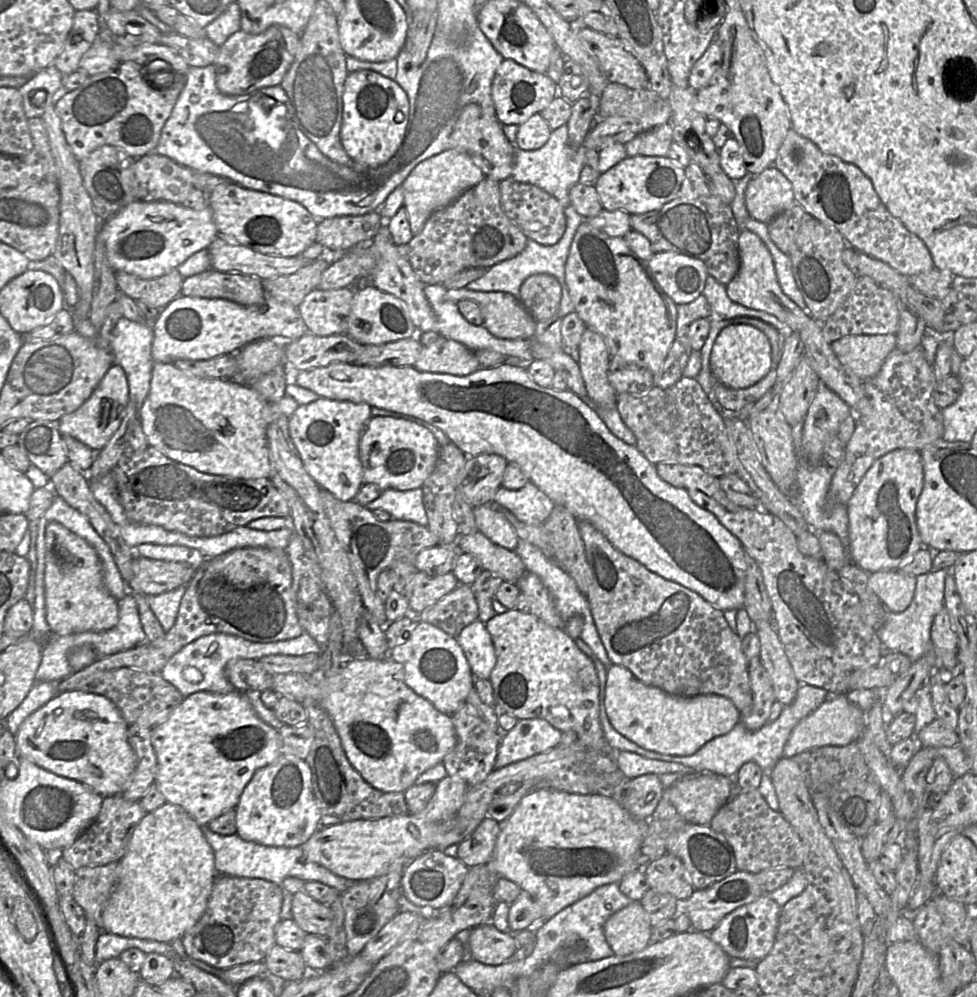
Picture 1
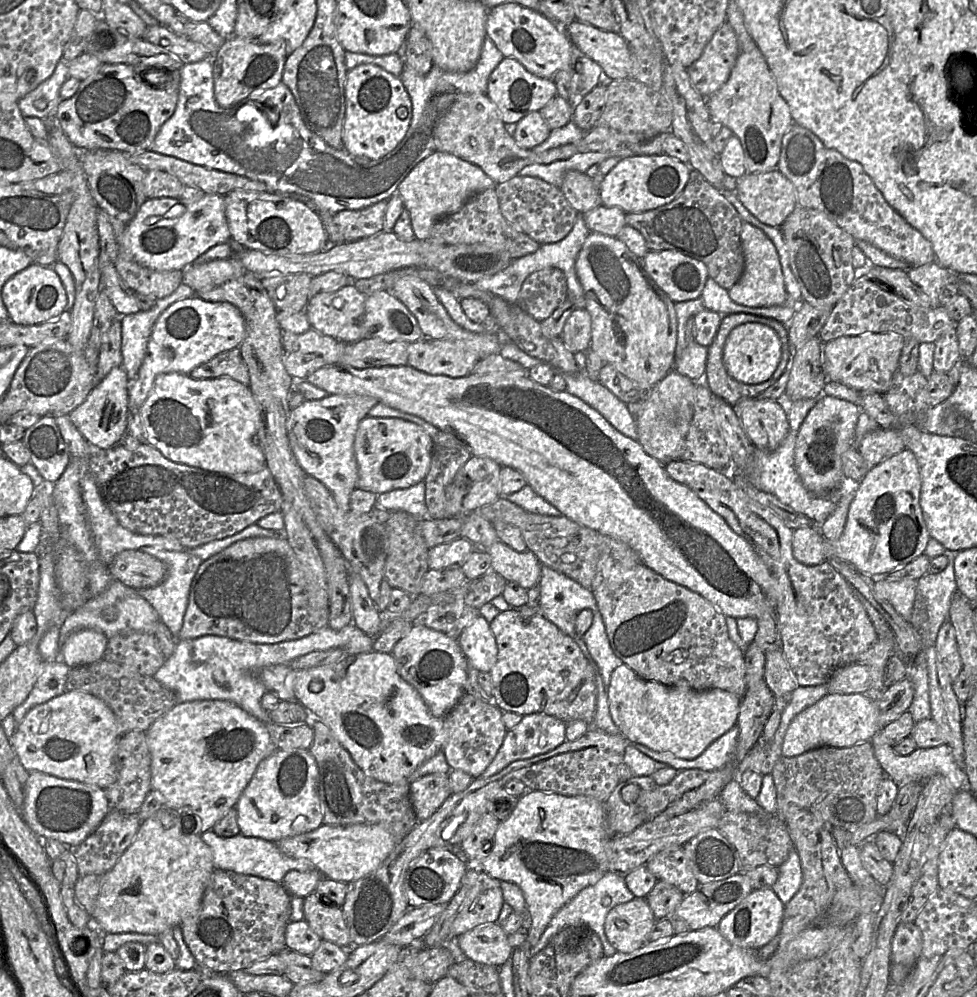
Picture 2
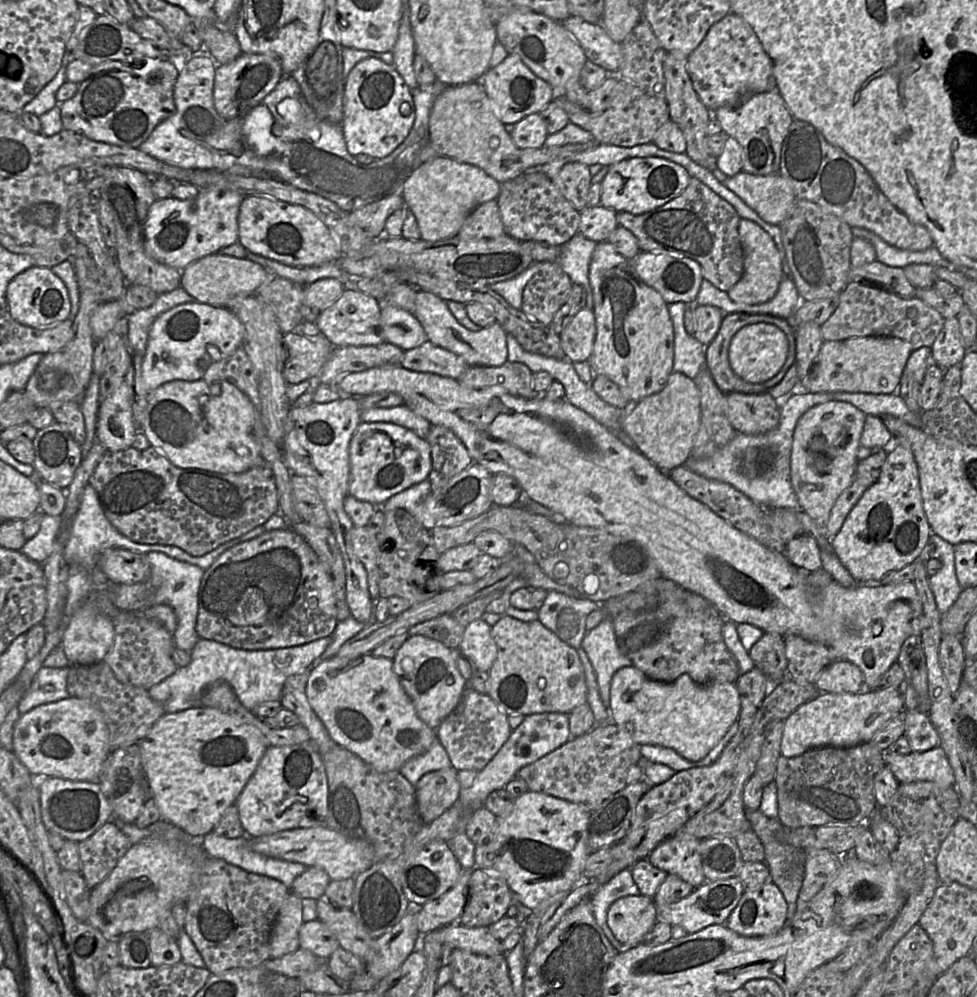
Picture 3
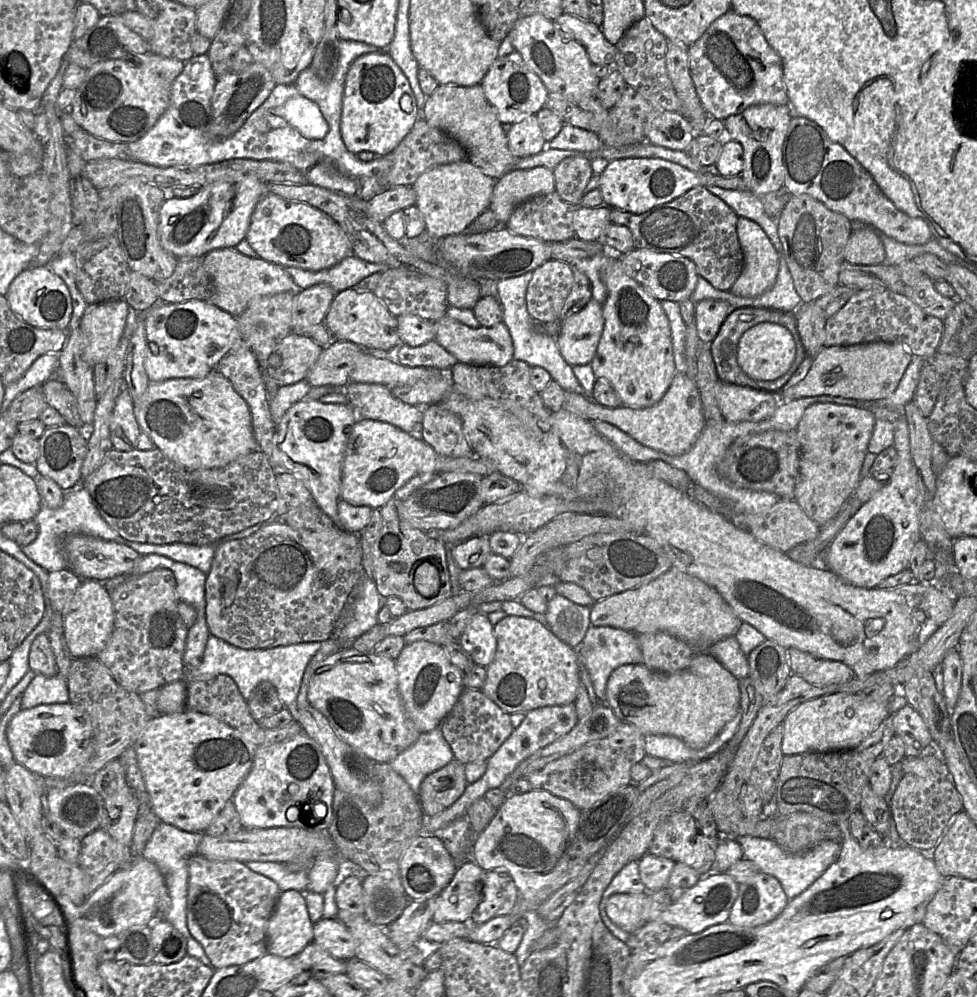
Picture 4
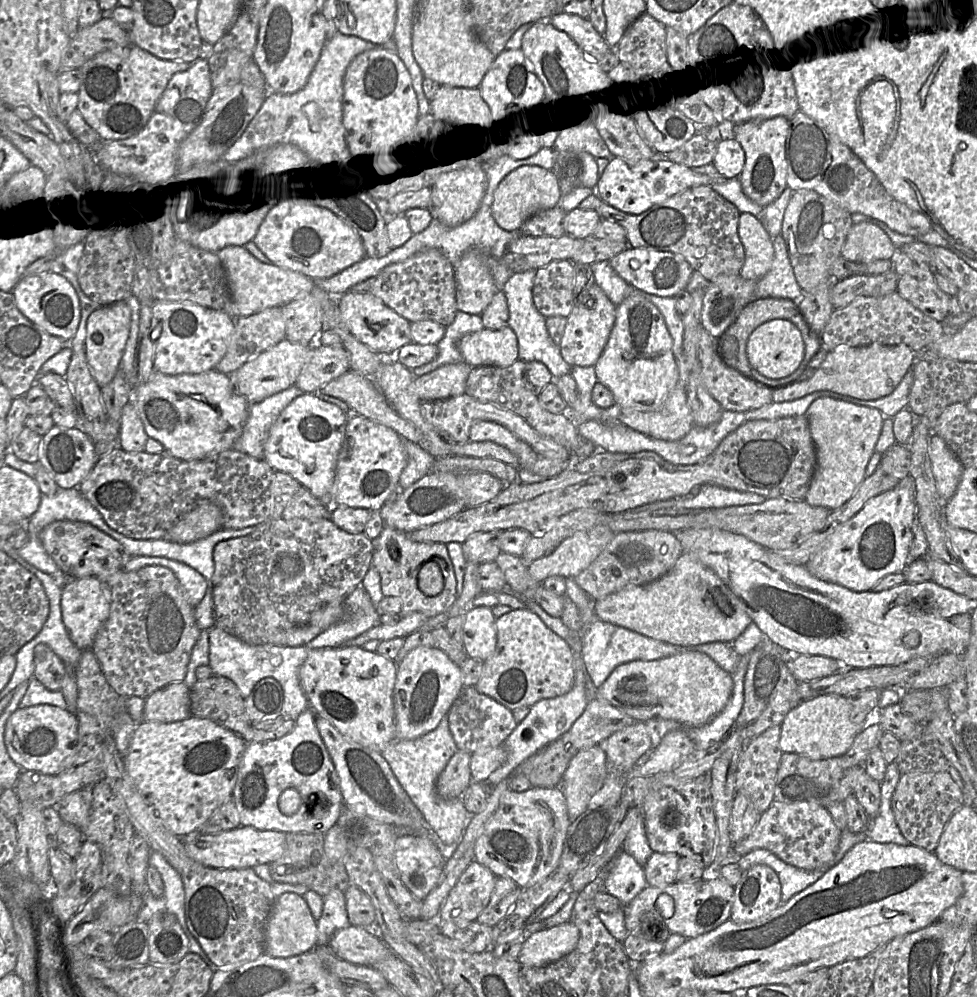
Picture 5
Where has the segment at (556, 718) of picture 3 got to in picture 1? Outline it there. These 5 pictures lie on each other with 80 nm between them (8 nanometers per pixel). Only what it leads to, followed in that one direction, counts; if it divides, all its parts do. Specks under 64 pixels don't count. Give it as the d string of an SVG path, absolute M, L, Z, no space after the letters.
M520 719L517 721L513 729L503 733L494 769L499 769L512 763L530 758L539 753L549 751L560 744L561 737L562 732L554 728L544 719Z

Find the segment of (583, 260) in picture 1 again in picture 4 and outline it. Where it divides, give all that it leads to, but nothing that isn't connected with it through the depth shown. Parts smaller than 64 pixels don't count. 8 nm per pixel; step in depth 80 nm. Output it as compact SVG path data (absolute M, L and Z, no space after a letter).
M610 253L602 267L602 281L607 290L602 304L604 328L590 362L593 373L611 384L623 405L653 406L662 399L677 372L669 320L660 300L625 273L619 255Z

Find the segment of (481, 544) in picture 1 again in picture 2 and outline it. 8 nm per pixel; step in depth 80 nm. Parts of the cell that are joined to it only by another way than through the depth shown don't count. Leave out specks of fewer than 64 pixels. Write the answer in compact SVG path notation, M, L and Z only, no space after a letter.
M497 541L483 549L491 558L492 570L506 581L530 589L537 587L542 564L531 551L518 552Z

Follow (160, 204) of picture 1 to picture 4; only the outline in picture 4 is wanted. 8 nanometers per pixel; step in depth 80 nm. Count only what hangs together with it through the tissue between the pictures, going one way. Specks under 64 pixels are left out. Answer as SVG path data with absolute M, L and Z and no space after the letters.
M245 176L217 181L190 198L166 199L159 213L161 244L177 258L203 257L216 249L235 247L245 239L256 205L268 194L267 182Z

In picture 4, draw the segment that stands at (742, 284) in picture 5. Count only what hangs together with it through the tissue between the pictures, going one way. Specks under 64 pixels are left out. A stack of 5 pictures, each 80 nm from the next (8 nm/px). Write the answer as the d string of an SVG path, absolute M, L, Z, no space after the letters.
M704 299L696 303L694 323L704 344L710 344L718 334L726 317L734 309L723 300Z

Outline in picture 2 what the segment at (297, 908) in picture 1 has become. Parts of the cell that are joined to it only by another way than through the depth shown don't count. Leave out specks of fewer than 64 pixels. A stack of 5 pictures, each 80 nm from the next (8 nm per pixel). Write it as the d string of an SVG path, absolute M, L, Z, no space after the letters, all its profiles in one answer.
M312 893L304 898L303 913L304 920L322 940L330 941L342 949L352 949L341 907L324 904L318 894Z

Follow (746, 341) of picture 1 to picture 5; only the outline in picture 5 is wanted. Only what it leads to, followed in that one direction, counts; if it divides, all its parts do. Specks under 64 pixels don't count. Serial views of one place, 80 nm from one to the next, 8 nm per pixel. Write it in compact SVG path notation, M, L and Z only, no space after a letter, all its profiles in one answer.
M774 319L758 326L747 341L747 358L750 366L767 379L782 379L791 375L801 364L805 345L798 328L788 320Z

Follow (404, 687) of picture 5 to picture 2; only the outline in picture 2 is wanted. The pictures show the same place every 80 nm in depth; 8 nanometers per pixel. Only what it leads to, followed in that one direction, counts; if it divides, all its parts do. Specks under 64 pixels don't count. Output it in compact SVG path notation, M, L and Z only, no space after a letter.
M423 625L412 627L411 632L393 648L400 677L414 687L423 698L430 713L445 718L466 692L468 660L458 641L446 634Z

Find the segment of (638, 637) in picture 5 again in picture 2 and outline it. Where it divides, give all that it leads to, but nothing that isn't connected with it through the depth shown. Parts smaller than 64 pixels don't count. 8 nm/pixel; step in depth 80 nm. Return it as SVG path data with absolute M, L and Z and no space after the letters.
M598 611L593 612L593 621L589 629L581 636L589 653L596 662L604 686L608 688L613 670L624 664L611 648L602 616Z

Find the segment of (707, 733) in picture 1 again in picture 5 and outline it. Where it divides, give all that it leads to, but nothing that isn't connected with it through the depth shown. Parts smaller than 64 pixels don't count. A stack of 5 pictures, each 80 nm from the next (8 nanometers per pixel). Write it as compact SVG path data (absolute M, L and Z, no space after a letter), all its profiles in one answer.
M686 650L663 659L633 660L618 665L597 688L595 698L615 706L637 722L659 717L677 721L684 727L696 727L707 723L724 709L732 690L730 673L705 653Z

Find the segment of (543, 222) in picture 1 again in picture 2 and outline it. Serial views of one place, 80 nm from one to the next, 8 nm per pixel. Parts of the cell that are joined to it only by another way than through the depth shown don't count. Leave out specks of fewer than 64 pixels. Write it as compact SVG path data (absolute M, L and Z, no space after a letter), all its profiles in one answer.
M515 176L496 185L503 217L540 245L564 239L574 226L578 213L566 200L560 188L530 176Z

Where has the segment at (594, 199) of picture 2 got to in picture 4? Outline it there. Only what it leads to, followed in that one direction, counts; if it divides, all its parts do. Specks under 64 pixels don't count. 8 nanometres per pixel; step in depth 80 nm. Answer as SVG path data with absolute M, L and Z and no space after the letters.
M585 156L568 157L553 170L555 189L560 198L573 206L580 206L584 190L593 177L591 161Z

